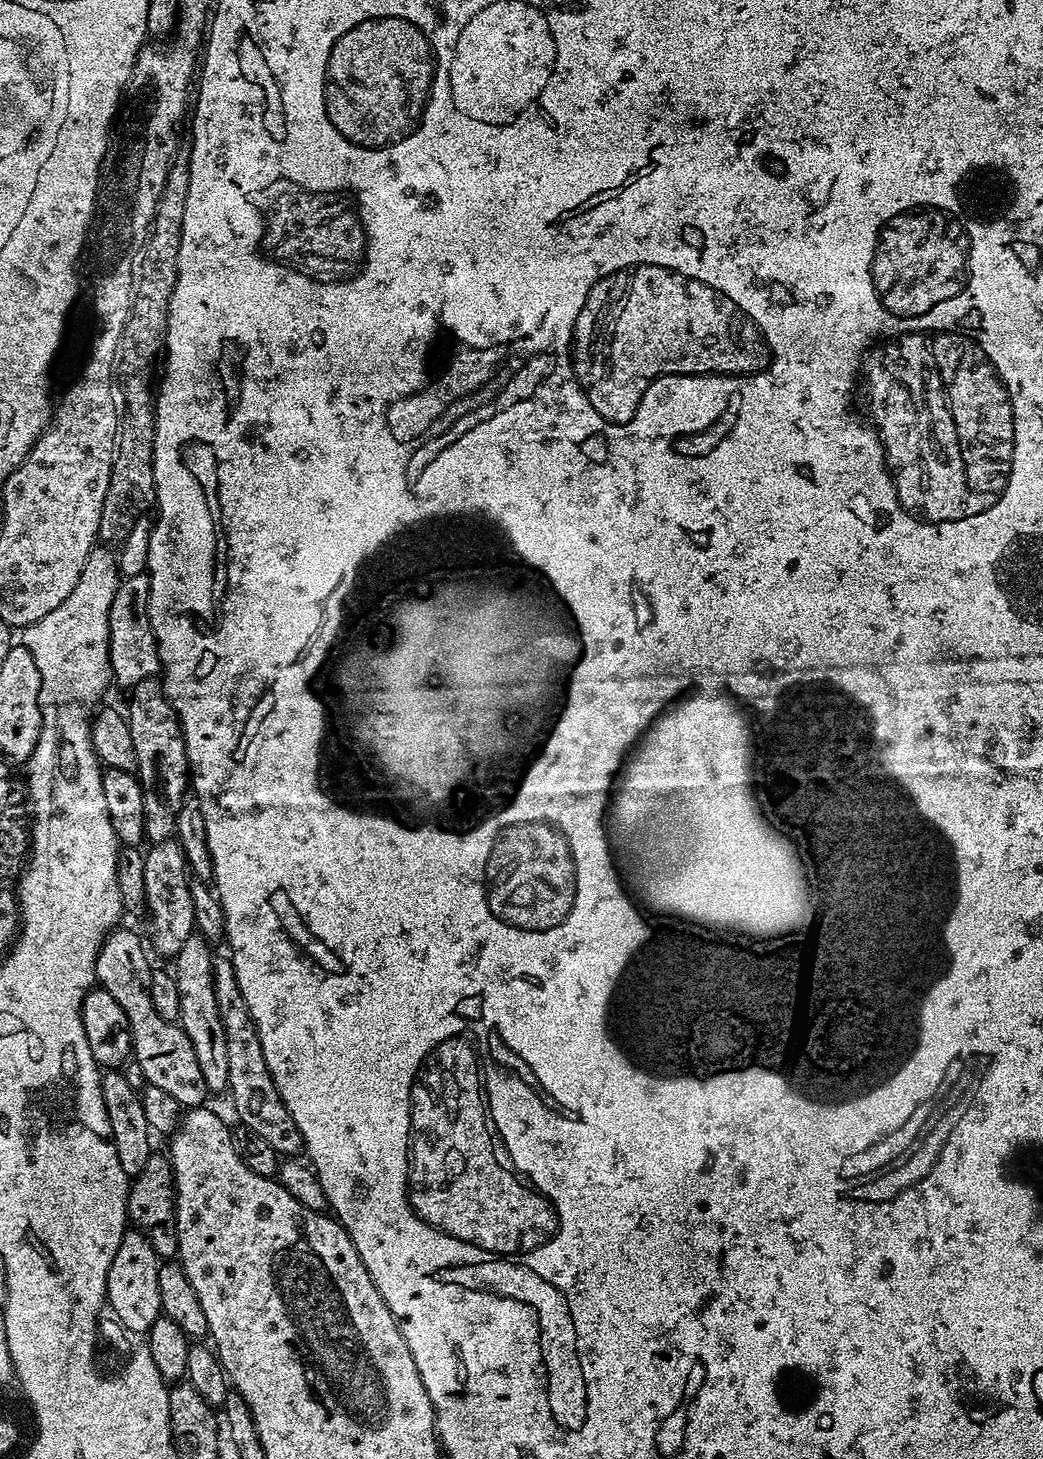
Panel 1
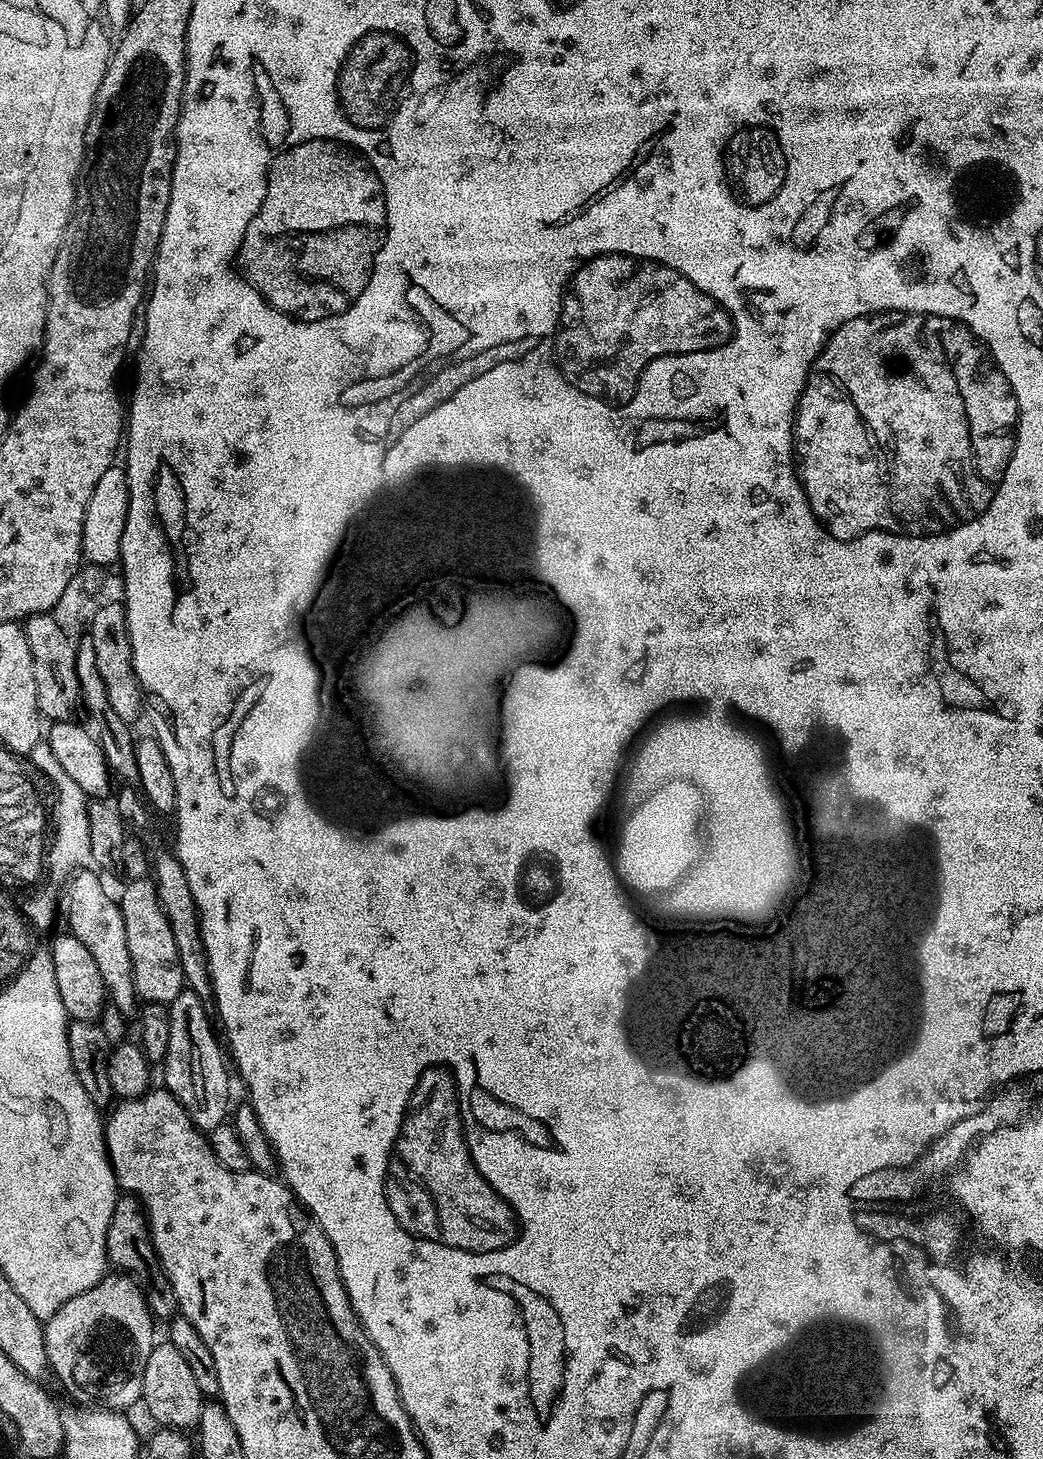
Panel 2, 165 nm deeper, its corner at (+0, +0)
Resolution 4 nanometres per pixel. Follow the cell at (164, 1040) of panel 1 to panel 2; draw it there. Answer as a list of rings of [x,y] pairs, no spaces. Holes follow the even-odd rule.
[[[80,870],[67,881],[68,889],[64,892],[64,904],[68,907],[68,928],[71,935],[78,938],[90,950],[98,971],[102,974],[102,982],[106,989],[107,999],[122,1013],[135,1013],[138,1008],[138,997],[132,981],[132,963],[130,962],[130,949],[126,946],[126,922],[122,922],[122,910],[119,903],[104,889],[104,884],[92,873],[92,870]]]

